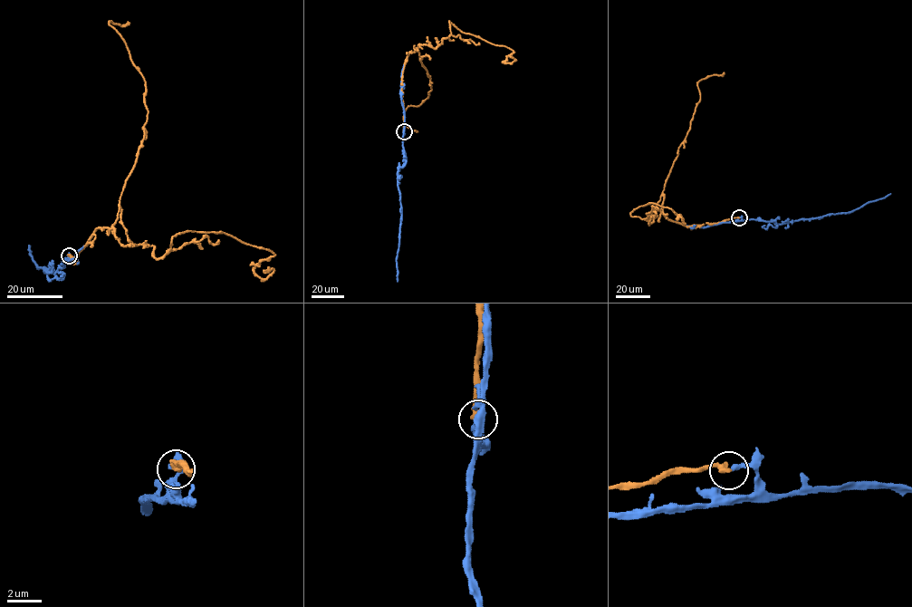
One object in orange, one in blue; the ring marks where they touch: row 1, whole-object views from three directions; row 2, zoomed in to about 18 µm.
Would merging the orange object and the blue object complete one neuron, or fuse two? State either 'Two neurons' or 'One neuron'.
Two neurons

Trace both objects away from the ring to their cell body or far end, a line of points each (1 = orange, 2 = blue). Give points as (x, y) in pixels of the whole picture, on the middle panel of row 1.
1: (404, 131), (405, 60), (418, 44), (442, 43), (449, 21), (510, 48), (504, 62), (516, 60), (509, 56)
2: (404, 131), (405, 160), (398, 173), (401, 210), (396, 261), (398, 281)

